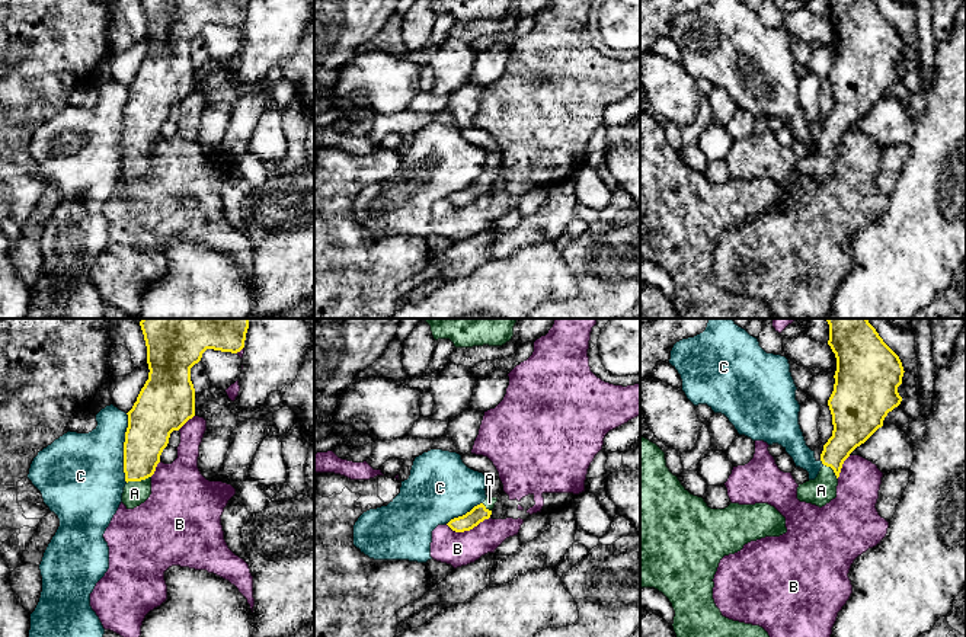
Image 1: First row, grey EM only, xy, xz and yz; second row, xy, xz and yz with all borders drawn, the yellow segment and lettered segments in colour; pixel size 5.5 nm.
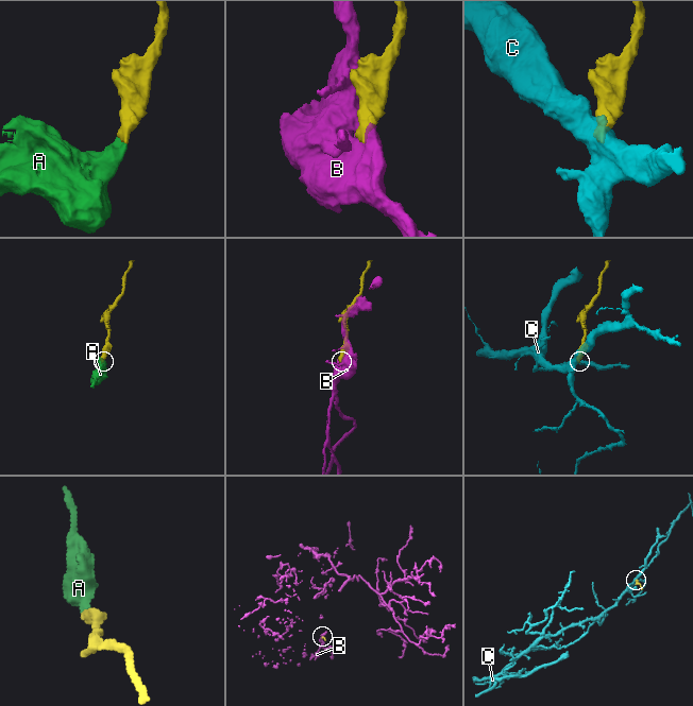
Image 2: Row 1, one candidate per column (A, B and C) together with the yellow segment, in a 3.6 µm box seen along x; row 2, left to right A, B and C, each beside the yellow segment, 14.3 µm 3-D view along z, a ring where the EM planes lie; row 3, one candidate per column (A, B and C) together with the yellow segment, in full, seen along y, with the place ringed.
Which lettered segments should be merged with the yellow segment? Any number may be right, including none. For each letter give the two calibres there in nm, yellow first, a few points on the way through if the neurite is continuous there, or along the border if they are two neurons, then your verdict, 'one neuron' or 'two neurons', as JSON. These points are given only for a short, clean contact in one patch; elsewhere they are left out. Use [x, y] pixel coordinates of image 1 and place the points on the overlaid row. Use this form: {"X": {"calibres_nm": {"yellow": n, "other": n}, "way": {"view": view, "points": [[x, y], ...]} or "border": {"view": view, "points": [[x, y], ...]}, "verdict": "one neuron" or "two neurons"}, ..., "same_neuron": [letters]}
{"A": {"calibres_nm": {"yellow": 240, "other": 130}, "way": {"view": "xy", "points": [[146, 437], [138, 466], [138, 480], [138, 489], [134, 493]]}, "verdict": "one neuron"}, "B": {"calibres_nm": {"yellow": 90, "other": 190}, "verdict": "two neurons"}, "C": {"calibres_nm": {"yellow": 260, "other": 420}, "border": {"view": "xy", "points": [[127, 413], [124, 442], [125, 482]]}, "verdict": "two neurons"}, "same_neuron": ["A"]}

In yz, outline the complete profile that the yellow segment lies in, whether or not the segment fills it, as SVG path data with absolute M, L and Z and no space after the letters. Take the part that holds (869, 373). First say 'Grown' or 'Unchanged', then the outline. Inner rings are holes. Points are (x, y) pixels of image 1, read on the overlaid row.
Grown. M825 318L829 324L829 340L837 358L834 391L828 400L832 414L832 436L823 445L821 468L815 480L797 487L797 499L819 508L837 497L838 477L844 461L864 444L879 428L889 412L898 407L902 397L898 387L902 384L903 366L899 356L883 342L867 318Z

